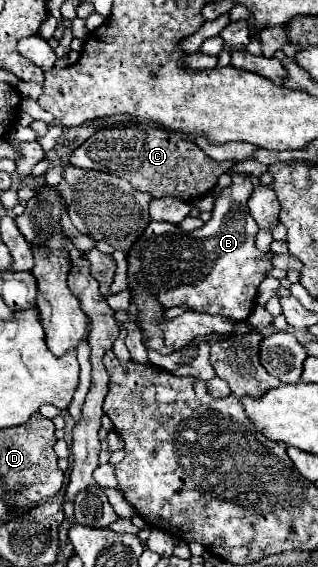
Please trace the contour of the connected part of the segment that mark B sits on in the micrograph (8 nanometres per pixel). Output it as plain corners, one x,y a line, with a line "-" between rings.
233,173
231,179
233,183
227,189
223,189
215,201
213,217
201,229
185,233
177,225
151,221
141,237
141,243
137,239
137,243
133,245
129,253
129,277
139,279
149,293
155,293
165,309
189,305
199,313
223,315
235,321
245,321
249,317
255,305
257,287
267,277
267,271
273,269
273,263
269,255
259,251
255,245
255,235
259,227
255,225
255,221
251,221
251,215
247,213
247,199
253,193
253,183
249,175
243,173

